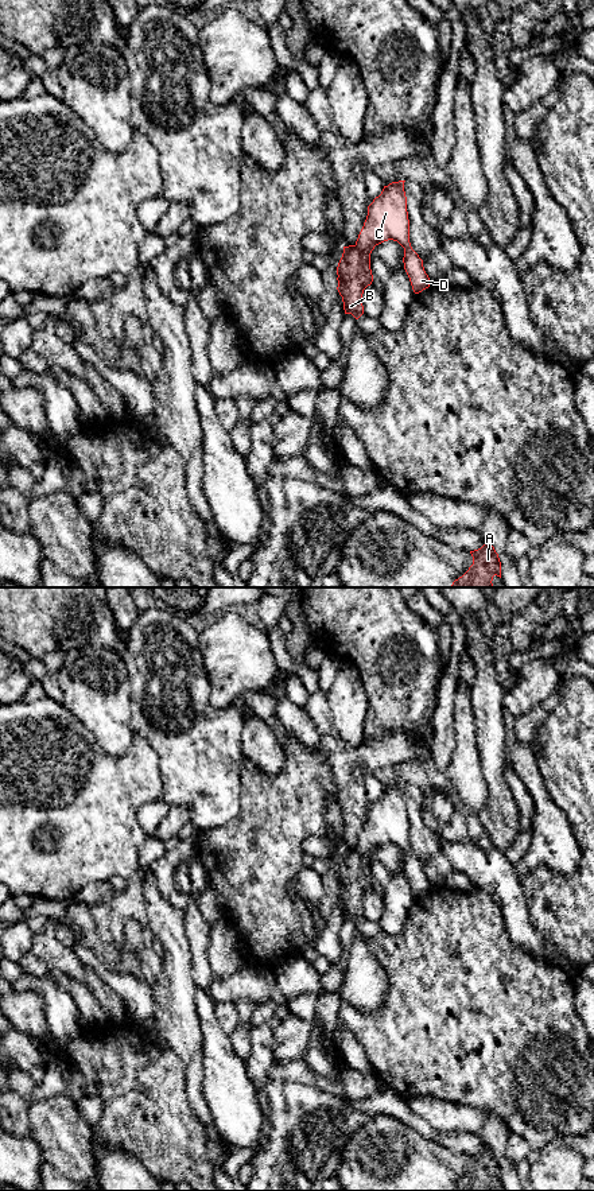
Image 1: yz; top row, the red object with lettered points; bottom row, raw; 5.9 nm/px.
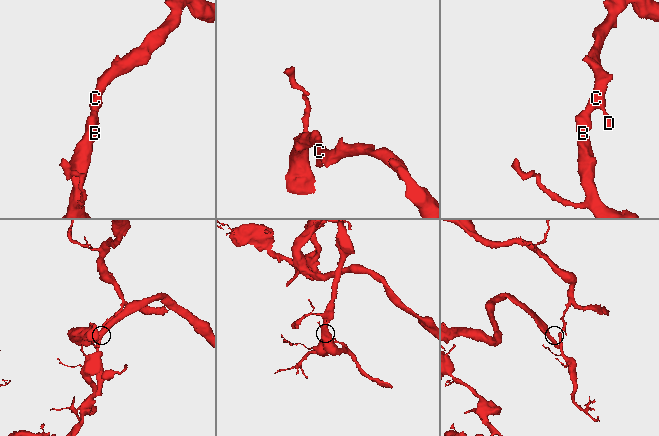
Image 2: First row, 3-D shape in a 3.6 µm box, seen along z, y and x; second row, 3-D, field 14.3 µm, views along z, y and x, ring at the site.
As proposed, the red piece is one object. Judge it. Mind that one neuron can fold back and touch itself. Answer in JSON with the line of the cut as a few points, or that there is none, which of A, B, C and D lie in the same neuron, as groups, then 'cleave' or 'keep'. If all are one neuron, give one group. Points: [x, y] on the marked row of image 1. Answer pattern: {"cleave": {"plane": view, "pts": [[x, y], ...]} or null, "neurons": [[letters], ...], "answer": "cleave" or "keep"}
{"cleave": null, "neurons": [["A", "B", "C", "D"]], "answer": "keep"}

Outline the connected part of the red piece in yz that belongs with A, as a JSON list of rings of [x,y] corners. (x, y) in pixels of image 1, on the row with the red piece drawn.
[[[485,542],[481,548],[470,551],[470,554],[473,565],[453,582],[451,587],[493,587],[493,577],[501,578],[501,562],[494,547]]]

